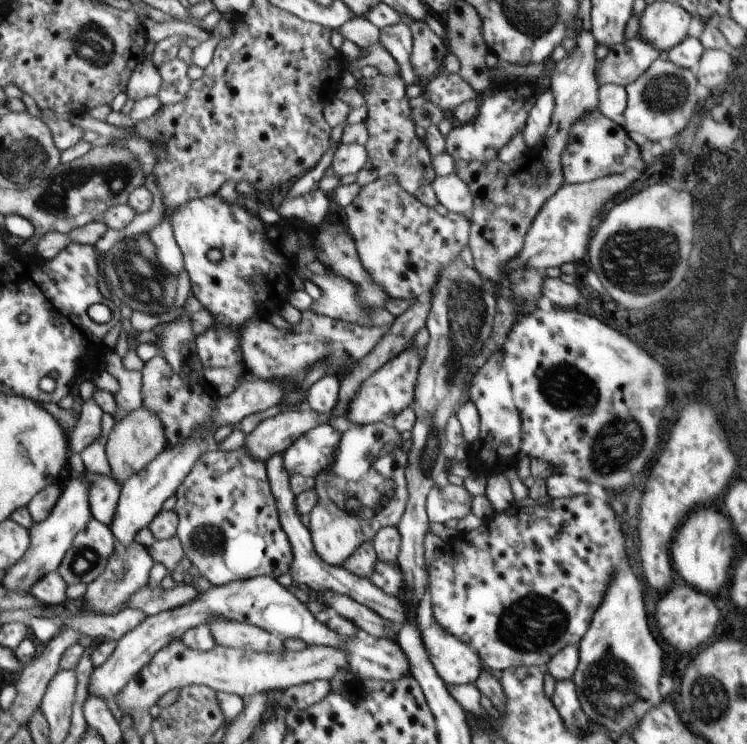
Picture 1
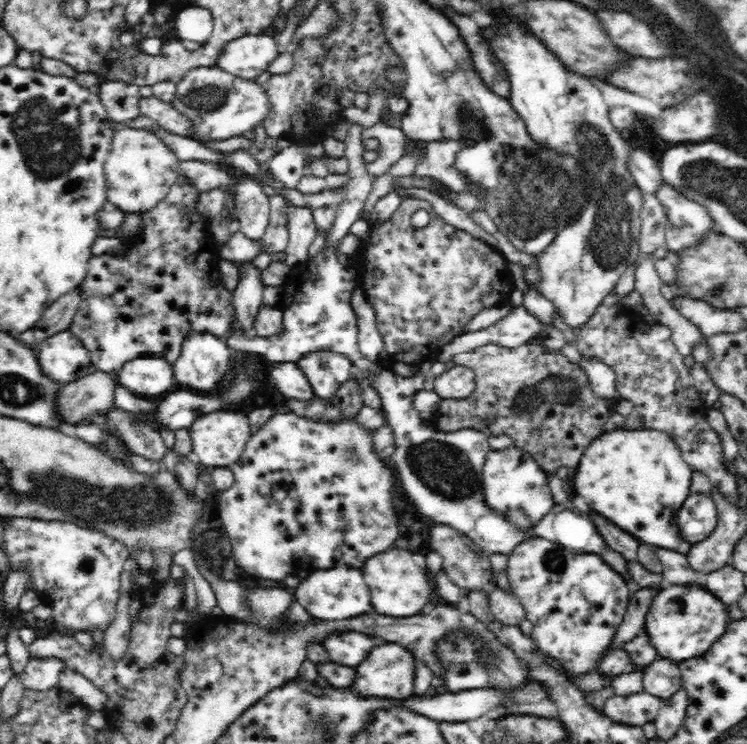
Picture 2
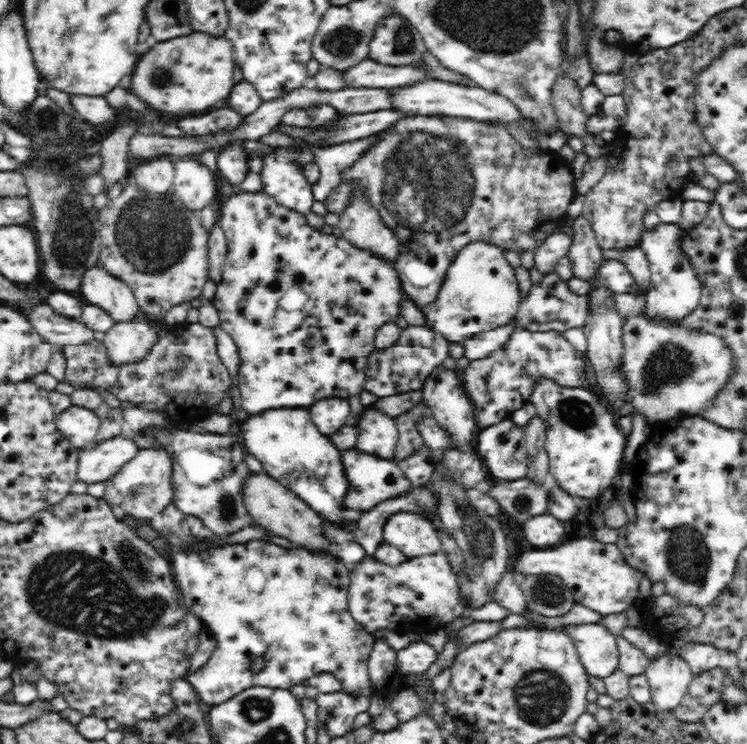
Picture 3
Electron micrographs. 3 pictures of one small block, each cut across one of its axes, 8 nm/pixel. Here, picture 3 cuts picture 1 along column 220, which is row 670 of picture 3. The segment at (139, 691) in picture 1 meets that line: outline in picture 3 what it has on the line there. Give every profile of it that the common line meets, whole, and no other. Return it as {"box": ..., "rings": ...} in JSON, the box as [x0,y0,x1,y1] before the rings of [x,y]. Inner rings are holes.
{"box":[645,652,692,711],"rings":[[[668,652],[654,658],[650,664],[645,675],[651,688],[651,701],[661,711],[672,711],[682,702],[692,682],[690,665]]]}

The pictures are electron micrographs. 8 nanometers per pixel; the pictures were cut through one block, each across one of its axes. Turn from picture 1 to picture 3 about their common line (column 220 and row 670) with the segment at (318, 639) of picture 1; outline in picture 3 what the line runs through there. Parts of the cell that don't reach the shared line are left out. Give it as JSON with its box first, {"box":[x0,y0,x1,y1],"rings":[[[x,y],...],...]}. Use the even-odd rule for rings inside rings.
{"box":[559,623,618,679],"rings":[[[602,623],[562,625],[559,628],[566,629],[570,634],[580,662],[589,676],[603,679],[618,669],[617,636]]]}

